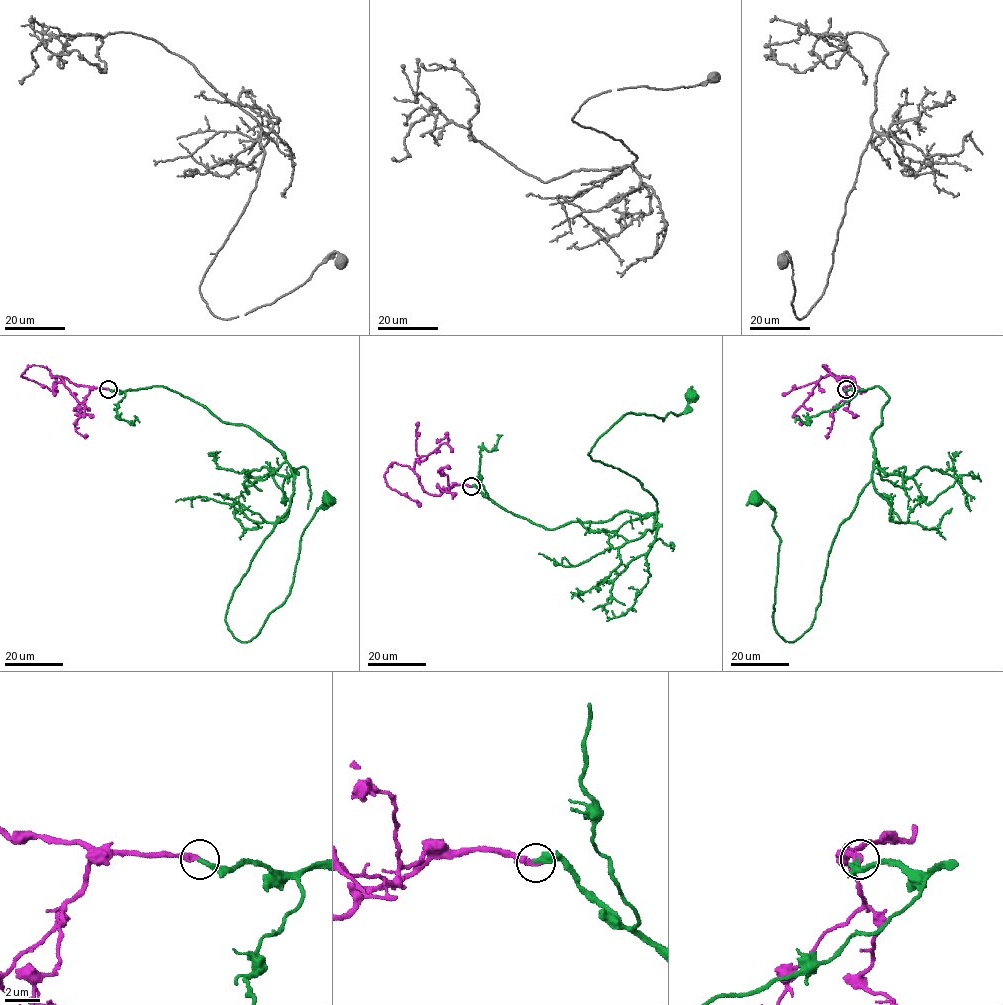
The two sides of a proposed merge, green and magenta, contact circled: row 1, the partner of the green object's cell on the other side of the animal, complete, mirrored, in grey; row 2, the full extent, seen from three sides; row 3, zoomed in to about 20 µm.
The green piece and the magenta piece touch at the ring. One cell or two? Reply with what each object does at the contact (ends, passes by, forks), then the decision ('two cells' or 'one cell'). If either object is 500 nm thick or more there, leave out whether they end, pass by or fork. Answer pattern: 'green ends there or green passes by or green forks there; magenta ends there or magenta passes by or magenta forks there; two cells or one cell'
green ends there; magenta ends there; one cell

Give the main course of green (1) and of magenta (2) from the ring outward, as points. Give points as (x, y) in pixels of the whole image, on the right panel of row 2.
1: (846, 389), (879, 386), (889, 399), (870, 482), (796, 641), (773, 623), (780, 537), (775, 510), (756, 499)
2: (846, 389), (854, 386), (852, 377), (835, 378), (822, 365), (866, 391)

